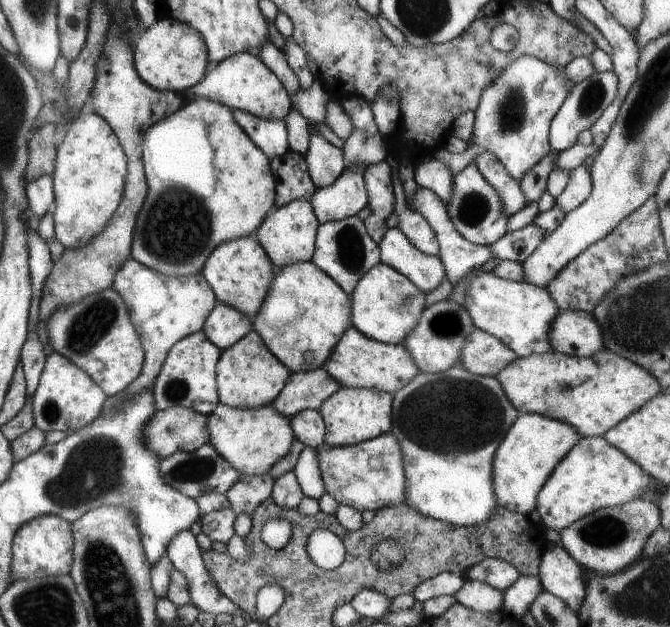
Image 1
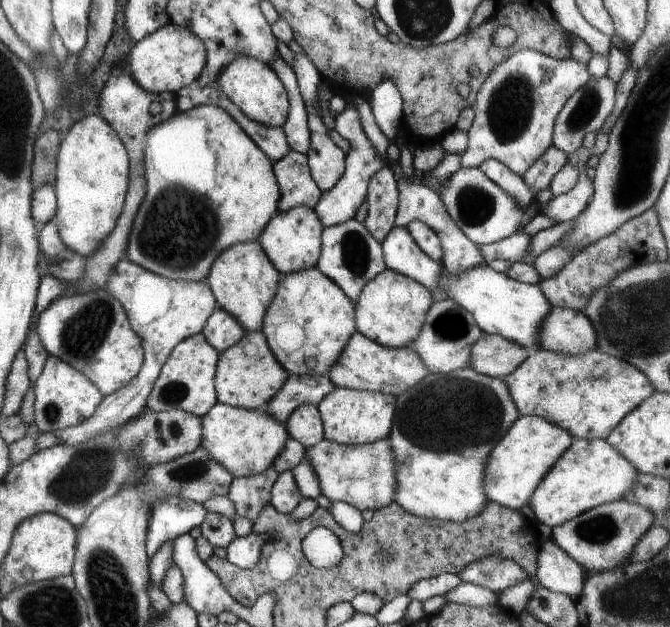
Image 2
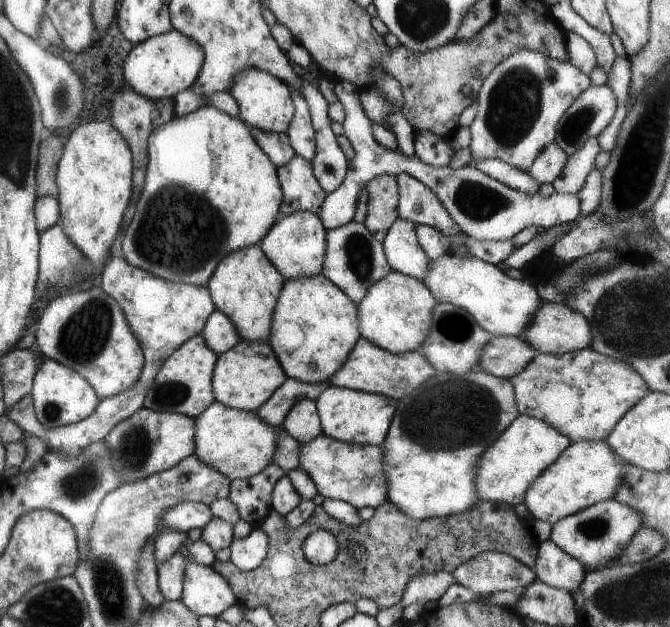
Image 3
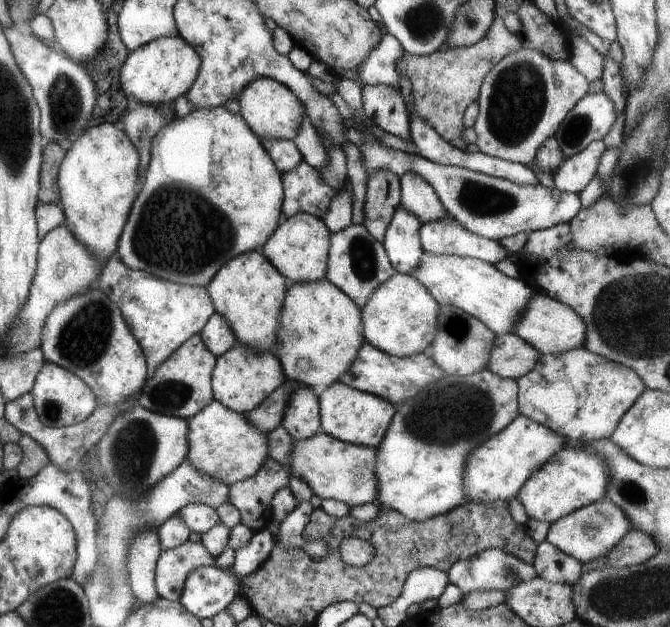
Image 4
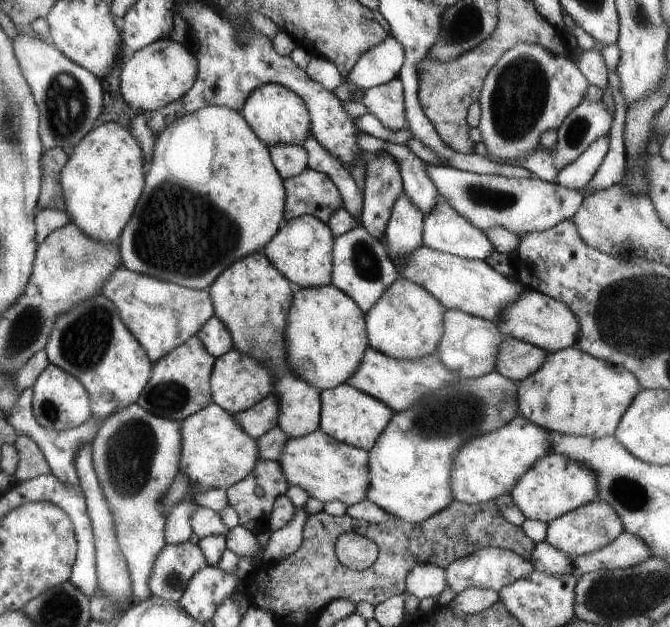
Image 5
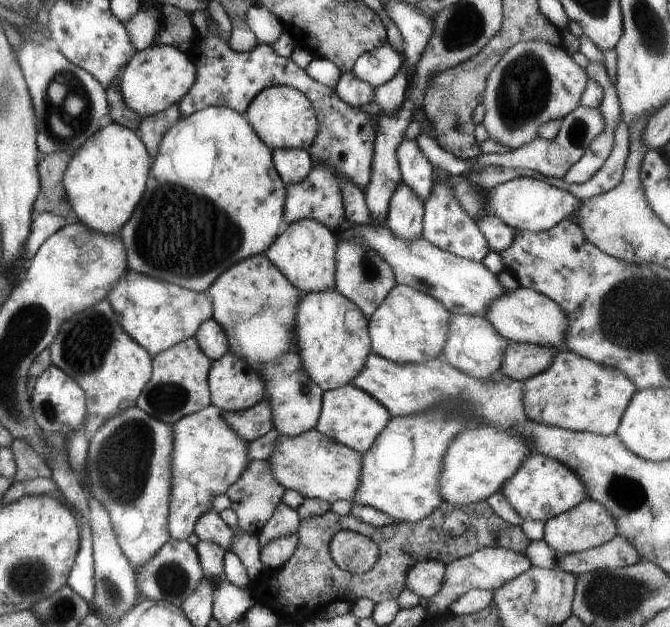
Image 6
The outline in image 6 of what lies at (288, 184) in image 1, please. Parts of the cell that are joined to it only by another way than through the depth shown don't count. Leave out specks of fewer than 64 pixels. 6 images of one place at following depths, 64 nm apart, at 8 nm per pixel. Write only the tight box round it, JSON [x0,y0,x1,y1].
[177,18,376,233]

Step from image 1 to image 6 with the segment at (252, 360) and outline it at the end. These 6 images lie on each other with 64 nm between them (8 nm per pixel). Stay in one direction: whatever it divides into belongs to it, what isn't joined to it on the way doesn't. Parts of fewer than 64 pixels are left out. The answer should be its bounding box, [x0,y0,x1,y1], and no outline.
[207,351,265,412]

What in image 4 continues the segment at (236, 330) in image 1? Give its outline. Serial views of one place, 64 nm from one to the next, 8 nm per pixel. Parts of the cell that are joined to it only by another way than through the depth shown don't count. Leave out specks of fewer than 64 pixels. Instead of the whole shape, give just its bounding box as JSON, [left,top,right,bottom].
[198,312,235,356]

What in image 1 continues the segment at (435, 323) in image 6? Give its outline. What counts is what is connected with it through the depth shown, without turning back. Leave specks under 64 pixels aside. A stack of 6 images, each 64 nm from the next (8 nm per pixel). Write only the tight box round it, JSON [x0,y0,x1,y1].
[348,261,425,344]

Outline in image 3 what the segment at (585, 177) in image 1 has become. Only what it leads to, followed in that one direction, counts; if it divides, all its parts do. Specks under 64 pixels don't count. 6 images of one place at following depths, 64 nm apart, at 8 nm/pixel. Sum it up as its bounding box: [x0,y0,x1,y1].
[316,81,579,241]

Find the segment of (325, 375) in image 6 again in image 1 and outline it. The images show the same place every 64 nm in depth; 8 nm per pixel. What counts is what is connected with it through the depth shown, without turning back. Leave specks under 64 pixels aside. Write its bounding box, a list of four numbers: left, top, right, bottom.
[252,261,349,373]

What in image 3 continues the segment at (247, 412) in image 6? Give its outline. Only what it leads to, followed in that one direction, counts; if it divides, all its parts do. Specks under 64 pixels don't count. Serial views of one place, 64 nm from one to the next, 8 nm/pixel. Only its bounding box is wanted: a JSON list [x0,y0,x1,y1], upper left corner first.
[255,377,328,428]

